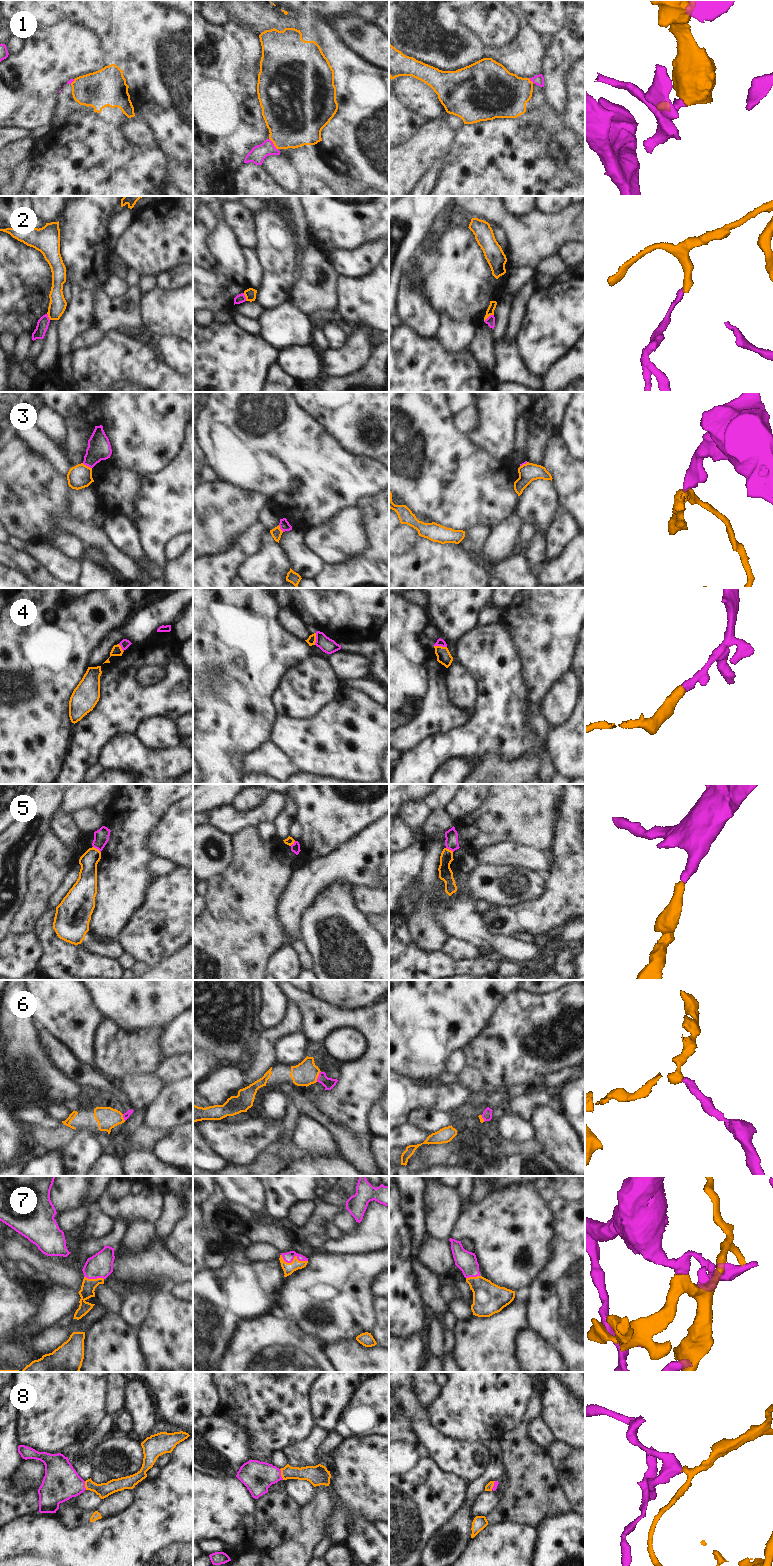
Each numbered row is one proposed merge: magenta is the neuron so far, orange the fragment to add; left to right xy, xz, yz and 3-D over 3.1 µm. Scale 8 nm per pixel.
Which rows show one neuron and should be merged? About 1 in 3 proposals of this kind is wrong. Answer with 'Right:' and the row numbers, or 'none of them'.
Right: 1, 6, 7, 8

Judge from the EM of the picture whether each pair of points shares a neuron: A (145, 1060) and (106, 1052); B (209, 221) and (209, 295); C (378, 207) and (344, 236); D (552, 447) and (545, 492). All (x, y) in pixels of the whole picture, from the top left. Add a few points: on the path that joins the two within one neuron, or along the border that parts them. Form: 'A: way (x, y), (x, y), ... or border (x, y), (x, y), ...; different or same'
A: way (135, 1053), (116, 1052); same
B: way (209, 239), (209, 277); same
C: way (370, 214), (352, 228); same
D: border (552, 480), (558, 503); different

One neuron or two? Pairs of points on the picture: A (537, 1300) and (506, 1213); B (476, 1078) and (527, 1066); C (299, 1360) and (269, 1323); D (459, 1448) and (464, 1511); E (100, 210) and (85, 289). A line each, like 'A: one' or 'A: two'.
A: two
B: two
C: one
D: two
E: one

